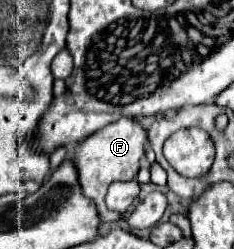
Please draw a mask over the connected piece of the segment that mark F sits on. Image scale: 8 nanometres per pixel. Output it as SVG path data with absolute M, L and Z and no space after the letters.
M121 118L113 124L97 130L89 138L85 138L85 142L75 146L73 160L75 160L77 170L79 170L81 188L83 188L85 196L91 198L97 204L97 208L101 212L101 218L105 222L115 222L115 220L123 218L117 212L109 212L107 206L105 206L105 194L107 194L109 184L115 182L115 180L133 180L137 176L137 172L141 168L141 160L145 158L147 142L149 142L147 130L137 120Z

